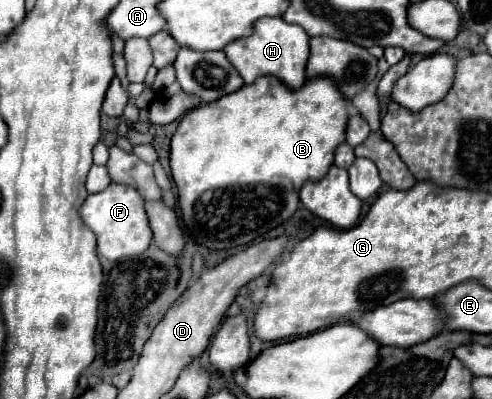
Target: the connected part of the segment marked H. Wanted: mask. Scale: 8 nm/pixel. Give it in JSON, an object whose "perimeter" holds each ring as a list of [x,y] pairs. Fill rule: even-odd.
{"perimeter":[[[263,17],[255,23],[255,33],[251,37],[237,39],[225,49],[227,59],[239,69],[239,75],[247,85],[251,85],[259,75],[273,75],[285,87],[299,89],[305,83],[305,65],[309,57],[309,35],[293,23],[283,21],[281,17]]]}

